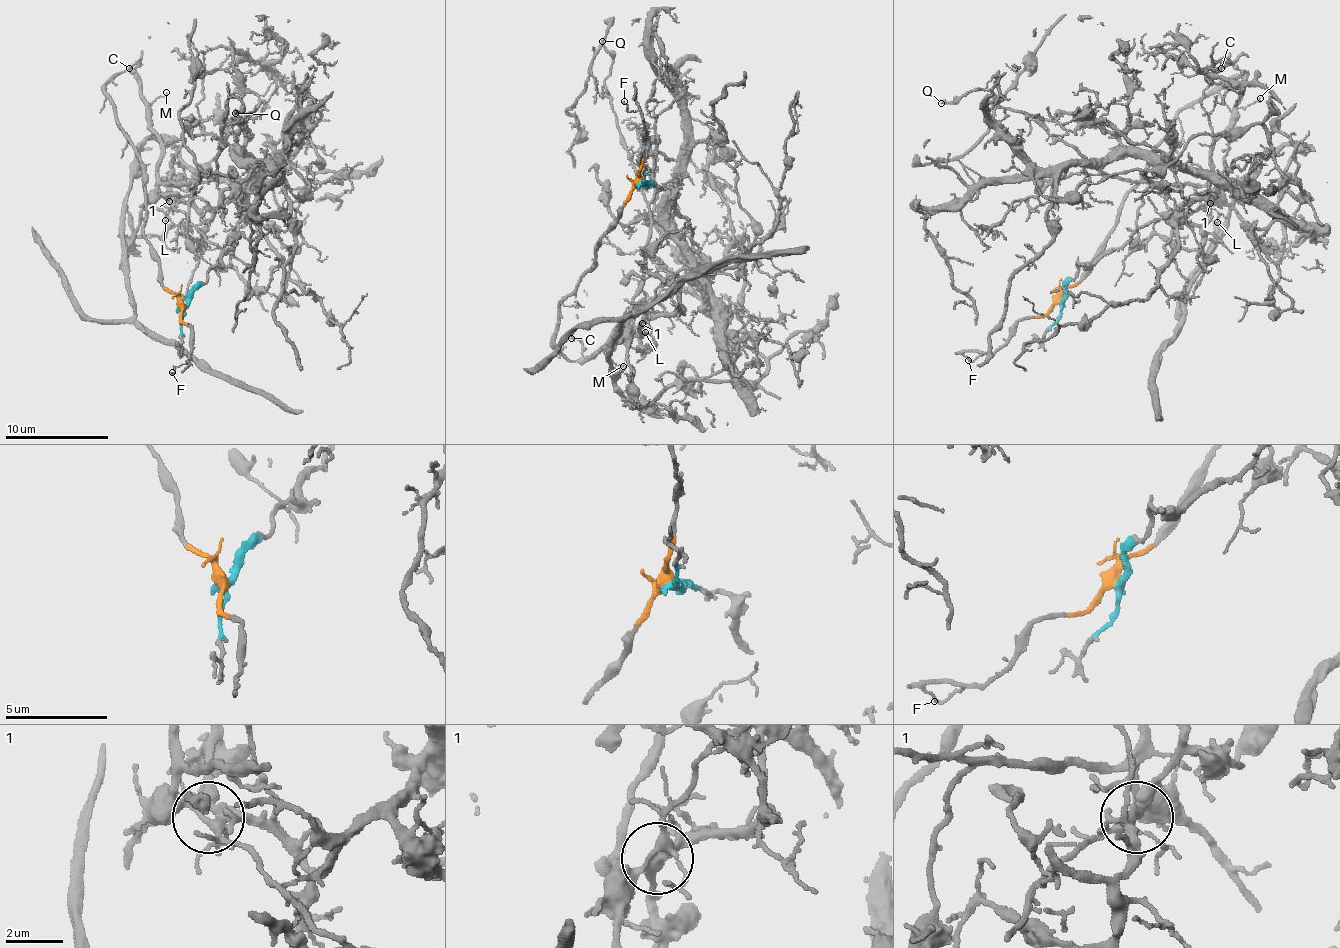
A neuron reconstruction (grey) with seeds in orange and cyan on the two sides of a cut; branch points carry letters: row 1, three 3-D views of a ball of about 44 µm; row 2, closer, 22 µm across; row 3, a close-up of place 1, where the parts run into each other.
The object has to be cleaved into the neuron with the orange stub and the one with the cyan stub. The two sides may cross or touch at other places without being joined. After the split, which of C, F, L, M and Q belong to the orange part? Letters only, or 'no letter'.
C, F, L, M, Q

